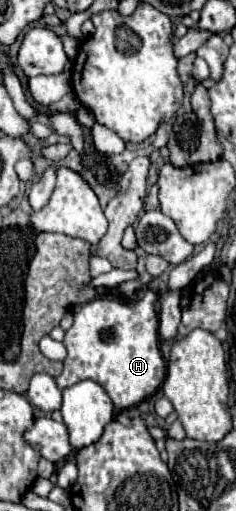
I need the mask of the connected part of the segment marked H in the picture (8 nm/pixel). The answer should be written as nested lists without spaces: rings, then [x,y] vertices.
[[[146,290],[138,300],[114,296],[82,304],[74,314],[74,324],[64,334],[68,356],[64,372],[56,378],[58,388],[64,390],[82,380],[94,380],[106,390],[118,410],[132,408],[150,398],[166,376],[166,362],[158,340],[158,306],[154,306],[154,300],[156,294]]]

